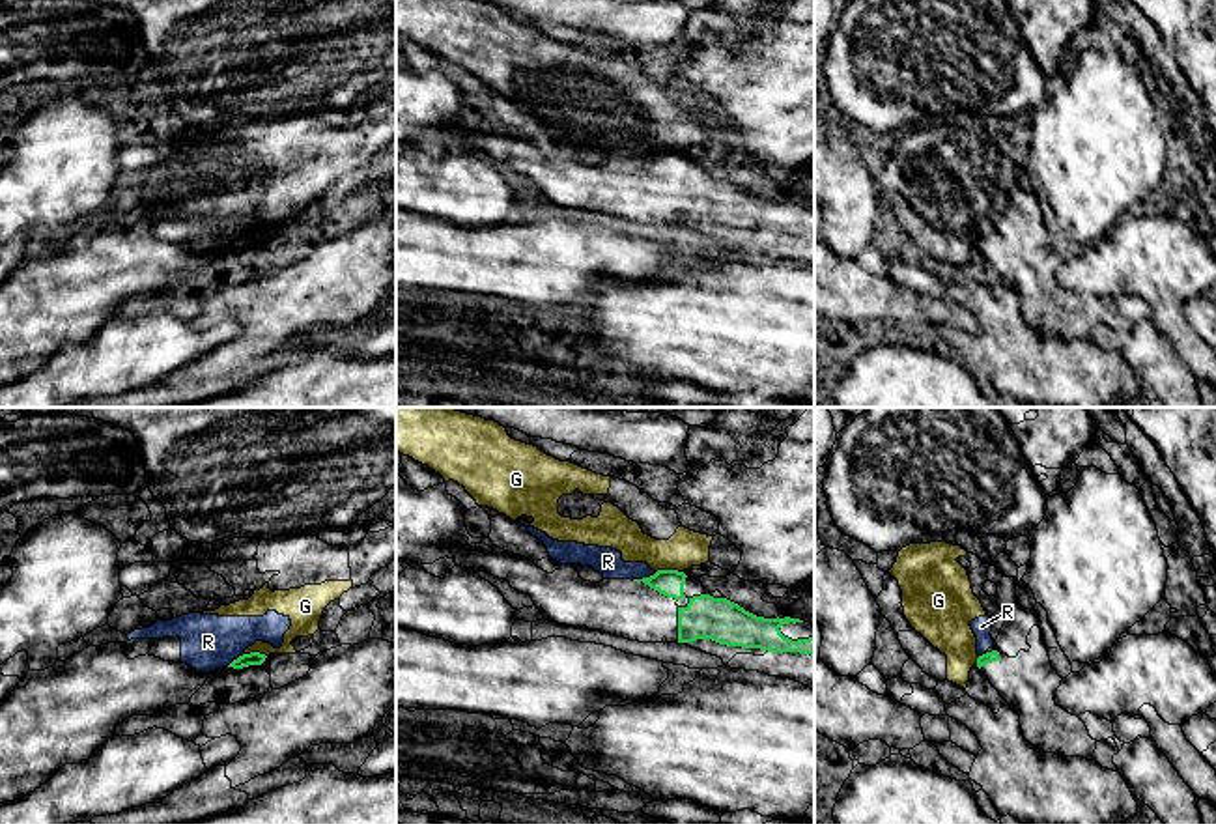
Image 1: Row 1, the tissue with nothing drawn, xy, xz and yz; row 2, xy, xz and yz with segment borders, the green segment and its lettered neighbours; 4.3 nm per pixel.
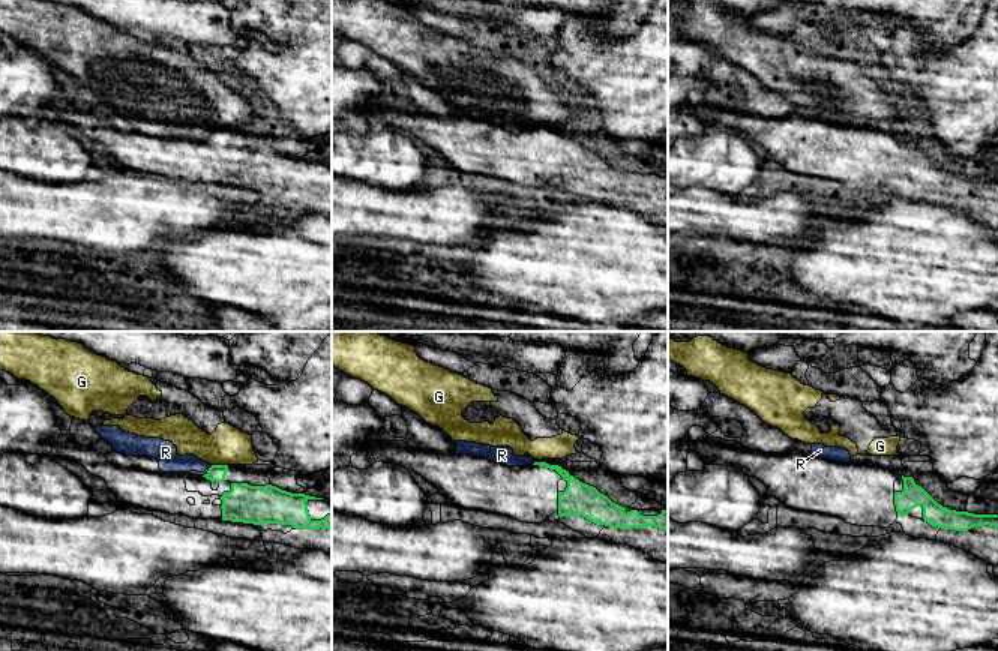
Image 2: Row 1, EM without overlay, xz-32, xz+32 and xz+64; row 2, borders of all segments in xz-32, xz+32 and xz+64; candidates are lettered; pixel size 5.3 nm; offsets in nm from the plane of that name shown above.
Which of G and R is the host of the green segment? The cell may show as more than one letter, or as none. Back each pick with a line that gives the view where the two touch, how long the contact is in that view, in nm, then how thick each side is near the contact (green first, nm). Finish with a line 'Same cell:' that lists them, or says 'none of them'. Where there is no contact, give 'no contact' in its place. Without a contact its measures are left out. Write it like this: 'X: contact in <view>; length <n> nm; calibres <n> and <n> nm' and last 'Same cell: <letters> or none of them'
Same cell: none of them

